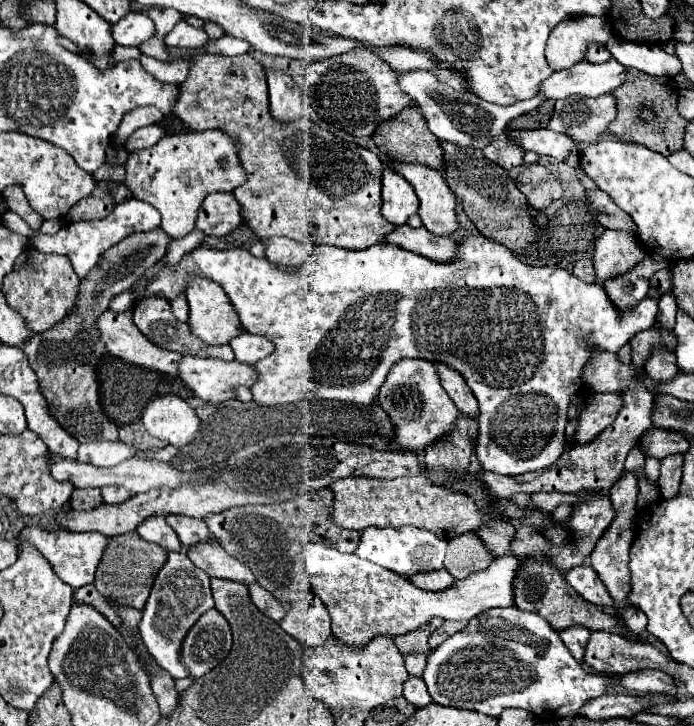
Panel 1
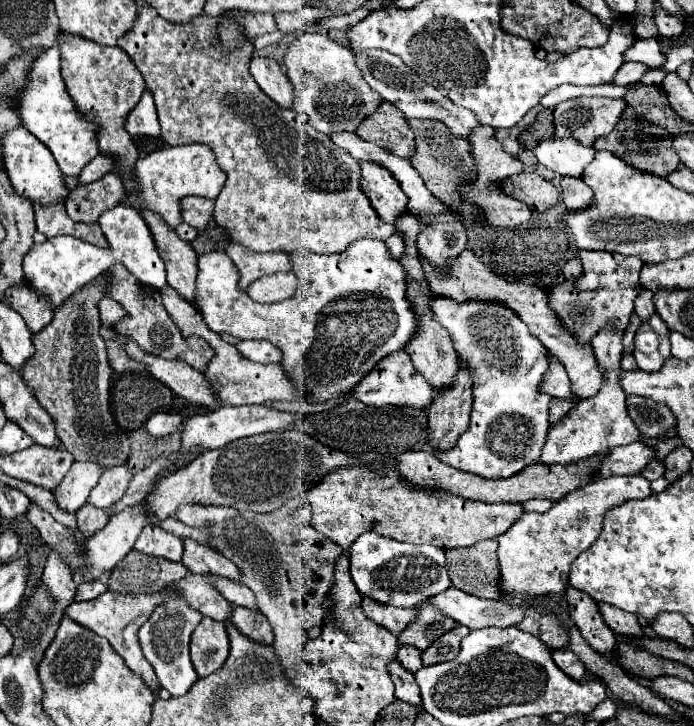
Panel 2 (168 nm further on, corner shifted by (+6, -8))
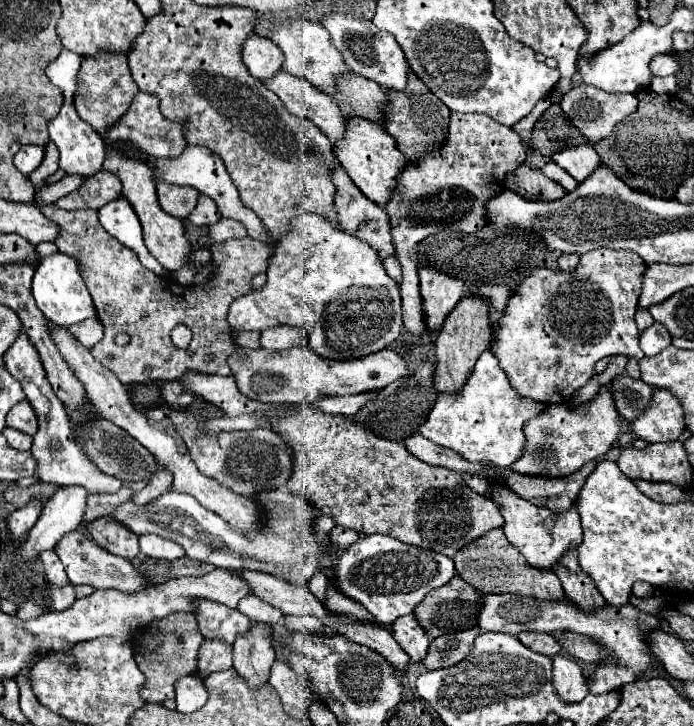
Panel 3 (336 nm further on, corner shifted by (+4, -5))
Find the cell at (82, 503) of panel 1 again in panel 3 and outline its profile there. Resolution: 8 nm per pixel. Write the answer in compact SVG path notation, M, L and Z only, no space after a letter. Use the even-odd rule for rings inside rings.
M98 517L90 523L86 523L86 529L90 537L106 551L124 557L128 561L136 559L140 549L138 549L138 535L132 533L128 527L124 527L118 521L106 521L106 517Z

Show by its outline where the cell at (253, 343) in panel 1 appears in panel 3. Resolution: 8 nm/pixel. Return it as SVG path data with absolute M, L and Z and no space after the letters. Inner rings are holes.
M290 325L266 329L262 331L262 337L260 337L260 347L268 351L284 351L284 349L302 347L302 345L306 345L306 331Z

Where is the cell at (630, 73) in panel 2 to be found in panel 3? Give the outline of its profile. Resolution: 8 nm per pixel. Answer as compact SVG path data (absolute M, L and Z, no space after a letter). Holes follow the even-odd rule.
M658 55L658 57L652 57L652 61L650 61L650 71L652 71L652 75L656 75L656 77L664 77L664 75L676 73L676 71L678 71L678 63L676 63L670 55Z

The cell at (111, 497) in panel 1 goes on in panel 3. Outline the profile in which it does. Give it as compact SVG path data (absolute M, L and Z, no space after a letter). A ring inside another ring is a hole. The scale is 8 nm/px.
M24 331L18 333L16 341L4 353L4 367L8 369L8 373L12 377L16 377L20 381L20 385L26 393L26 399L30 401L30 405L34 407L34 411L38 415L38 433L34 435L34 443L32 443L32 453L34 453L34 459L38 461L36 475L42 481L48 481L52 485L84 485L88 489L88 493L92 493L92 495L94 493L116 493L122 487L122 481L114 475L100 471L84 455L80 445L74 441L74 433L70 427L66 407L58 401L56 393L52 391L52 387L46 379L40 355Z

